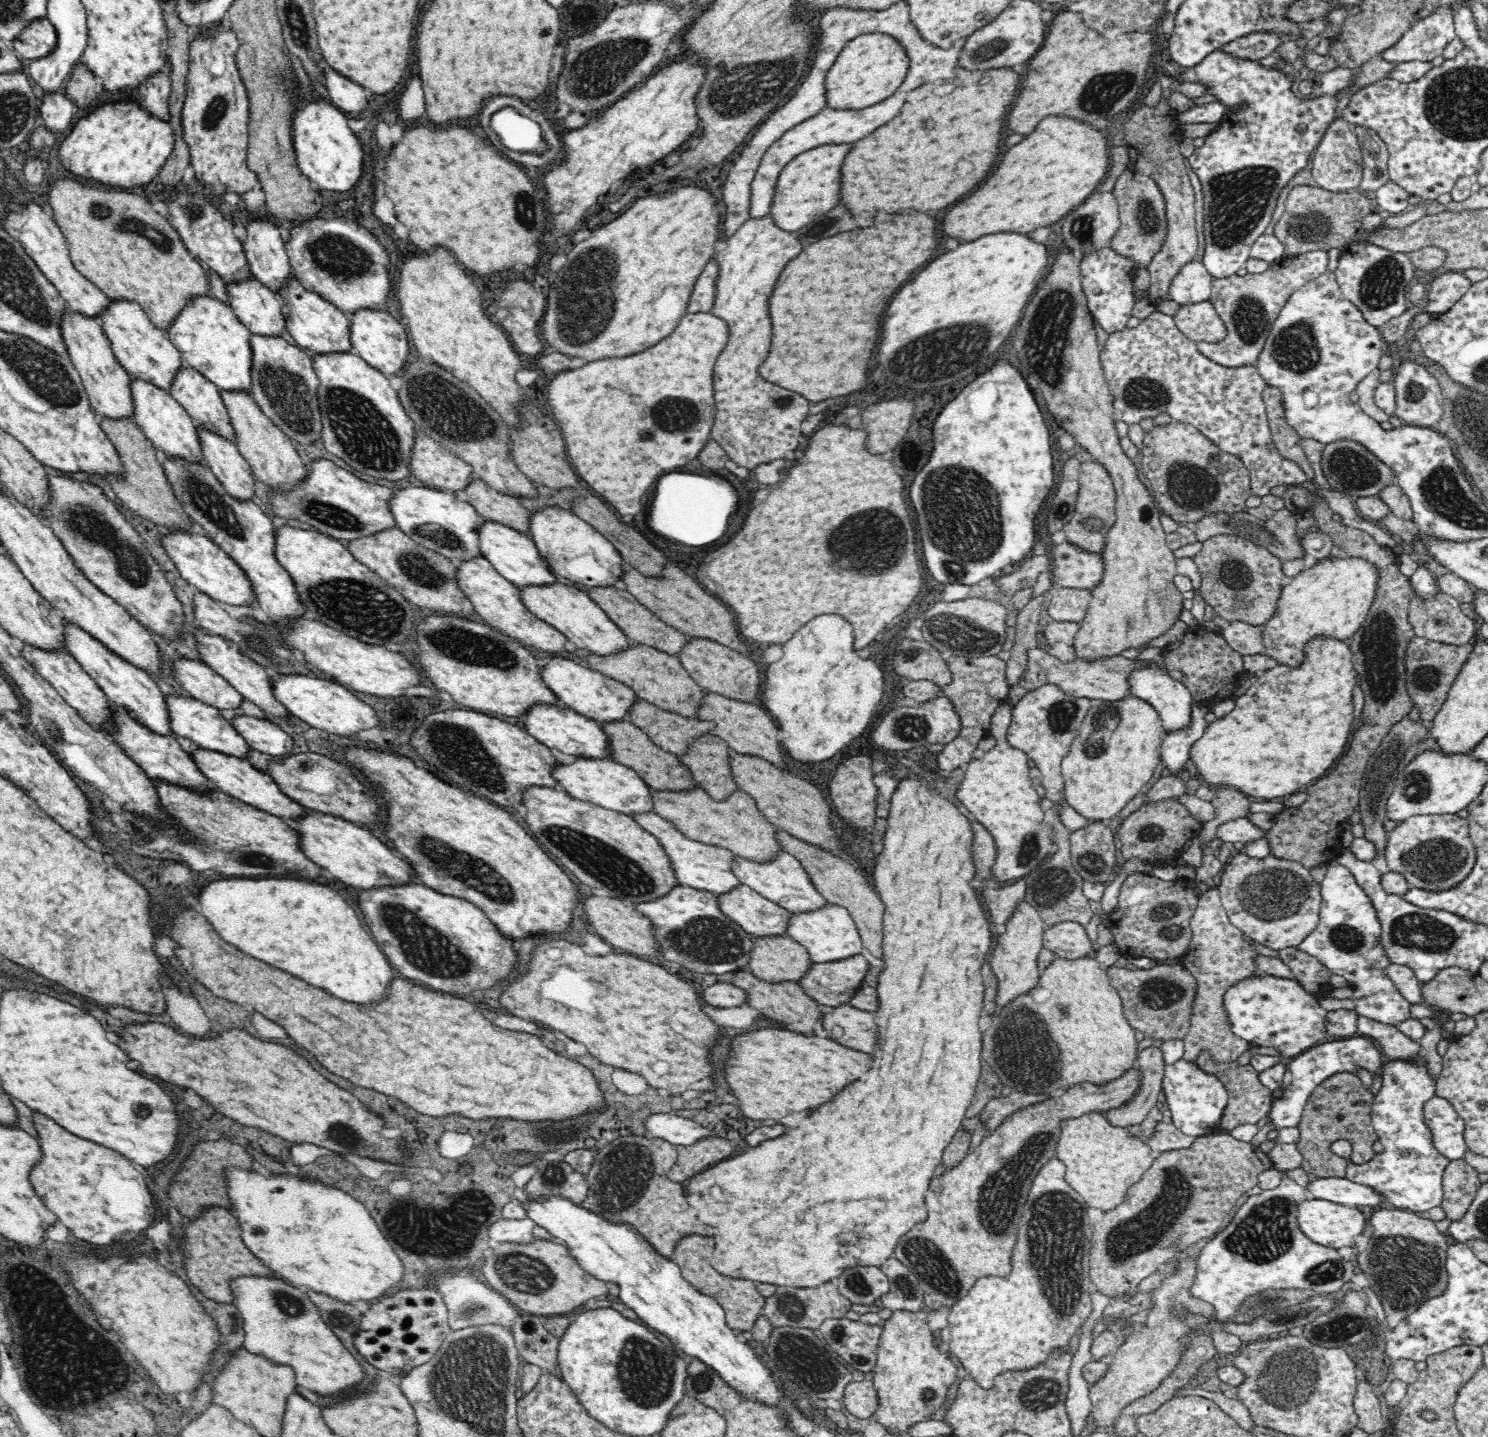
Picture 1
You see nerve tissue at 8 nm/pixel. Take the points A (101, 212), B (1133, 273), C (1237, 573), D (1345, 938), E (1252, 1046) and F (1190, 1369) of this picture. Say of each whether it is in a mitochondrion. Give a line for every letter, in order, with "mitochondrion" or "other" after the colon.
A: mitochondrion
B: other
C: mitochondrion
D: mitochondrion
E: other
F: other

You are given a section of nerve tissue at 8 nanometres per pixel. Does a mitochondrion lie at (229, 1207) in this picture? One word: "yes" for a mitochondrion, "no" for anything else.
no

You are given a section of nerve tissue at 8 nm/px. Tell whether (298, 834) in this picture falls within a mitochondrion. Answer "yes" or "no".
no

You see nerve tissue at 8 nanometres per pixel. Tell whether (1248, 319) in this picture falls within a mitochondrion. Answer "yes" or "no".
yes

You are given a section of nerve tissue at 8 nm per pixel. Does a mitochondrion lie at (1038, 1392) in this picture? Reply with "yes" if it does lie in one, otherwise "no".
yes

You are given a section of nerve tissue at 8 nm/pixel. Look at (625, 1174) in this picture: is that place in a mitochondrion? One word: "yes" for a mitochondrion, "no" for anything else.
yes

